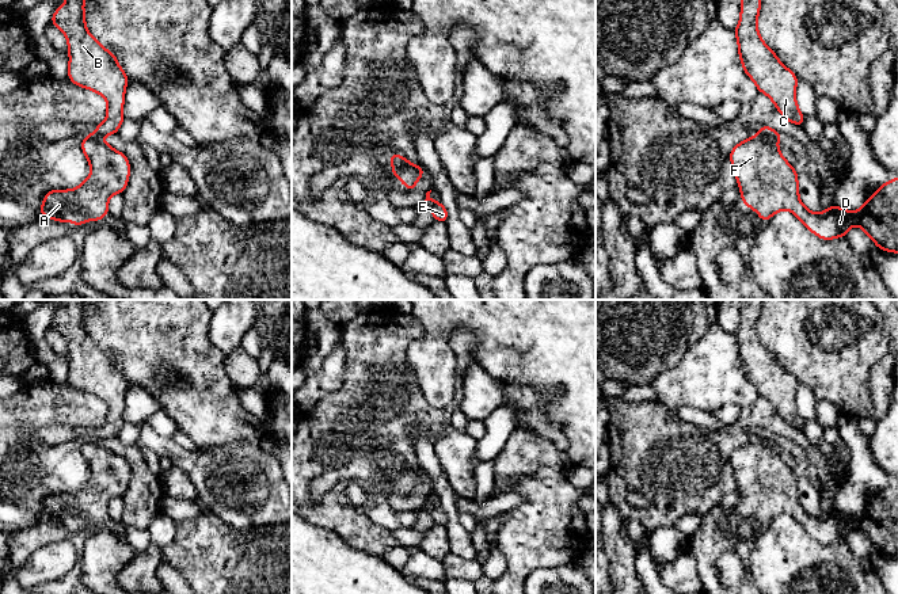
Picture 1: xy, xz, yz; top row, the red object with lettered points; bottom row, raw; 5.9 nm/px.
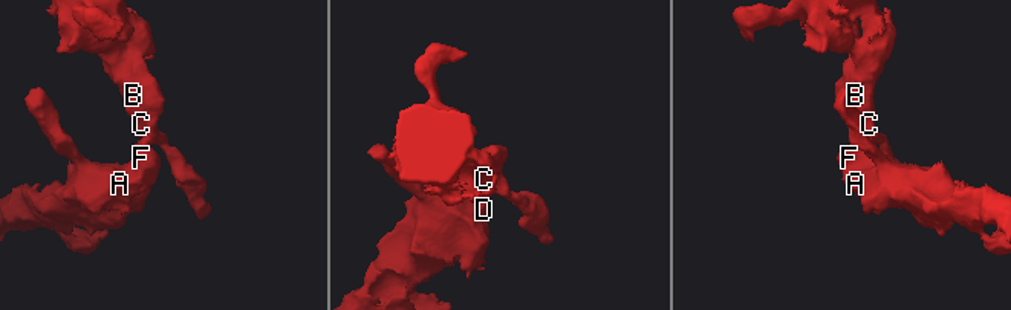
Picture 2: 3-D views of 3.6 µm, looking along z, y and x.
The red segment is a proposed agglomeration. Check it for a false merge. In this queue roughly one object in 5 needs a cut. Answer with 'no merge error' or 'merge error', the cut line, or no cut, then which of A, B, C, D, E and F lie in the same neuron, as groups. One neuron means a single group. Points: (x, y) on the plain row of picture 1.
merge error; cut yz (758, 437), (775, 445); groups A D F / B C E

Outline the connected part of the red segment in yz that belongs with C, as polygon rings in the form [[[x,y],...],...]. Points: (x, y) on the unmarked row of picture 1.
[[[741,300],[741,320],[734,336],[742,372],[758,396],[768,399],[787,424],[803,430],[804,419],[795,403],[799,384],[761,343],[757,331],[760,311],[761,300]]]

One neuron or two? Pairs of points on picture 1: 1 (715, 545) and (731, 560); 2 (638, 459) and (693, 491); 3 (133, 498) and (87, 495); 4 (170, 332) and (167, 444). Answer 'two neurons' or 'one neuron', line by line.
1: two neurons
2: one neuron
3: two neurons
4: two neurons

